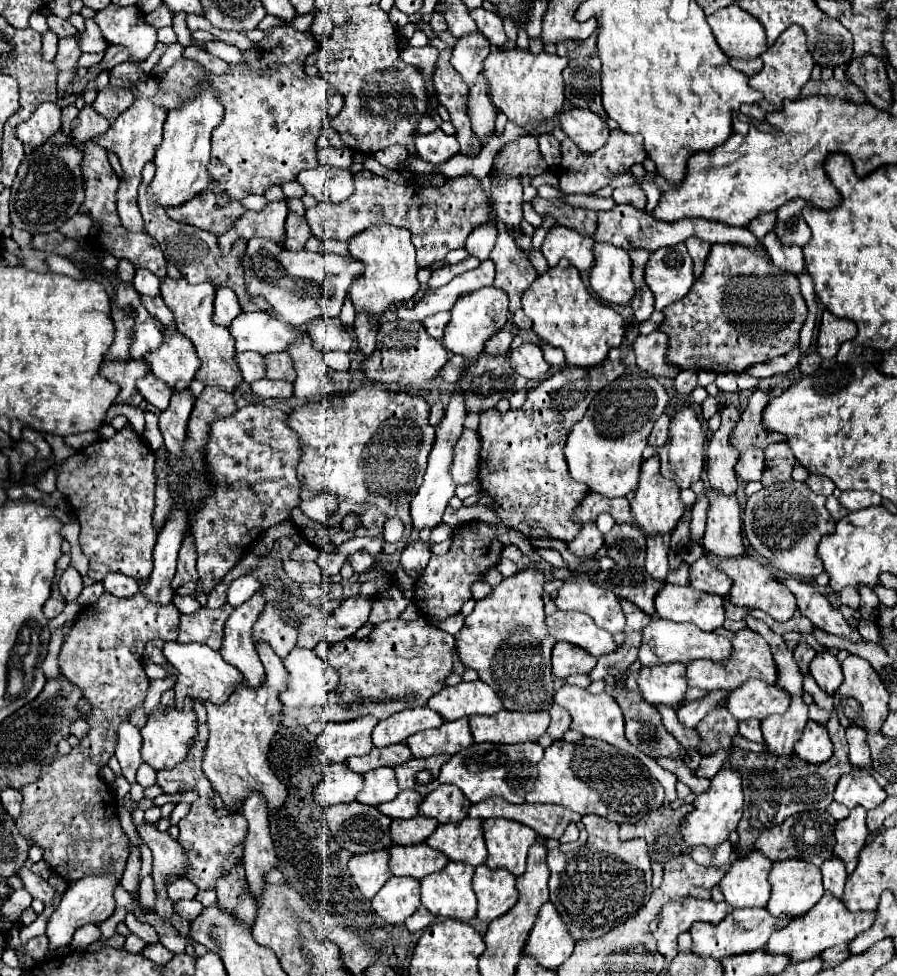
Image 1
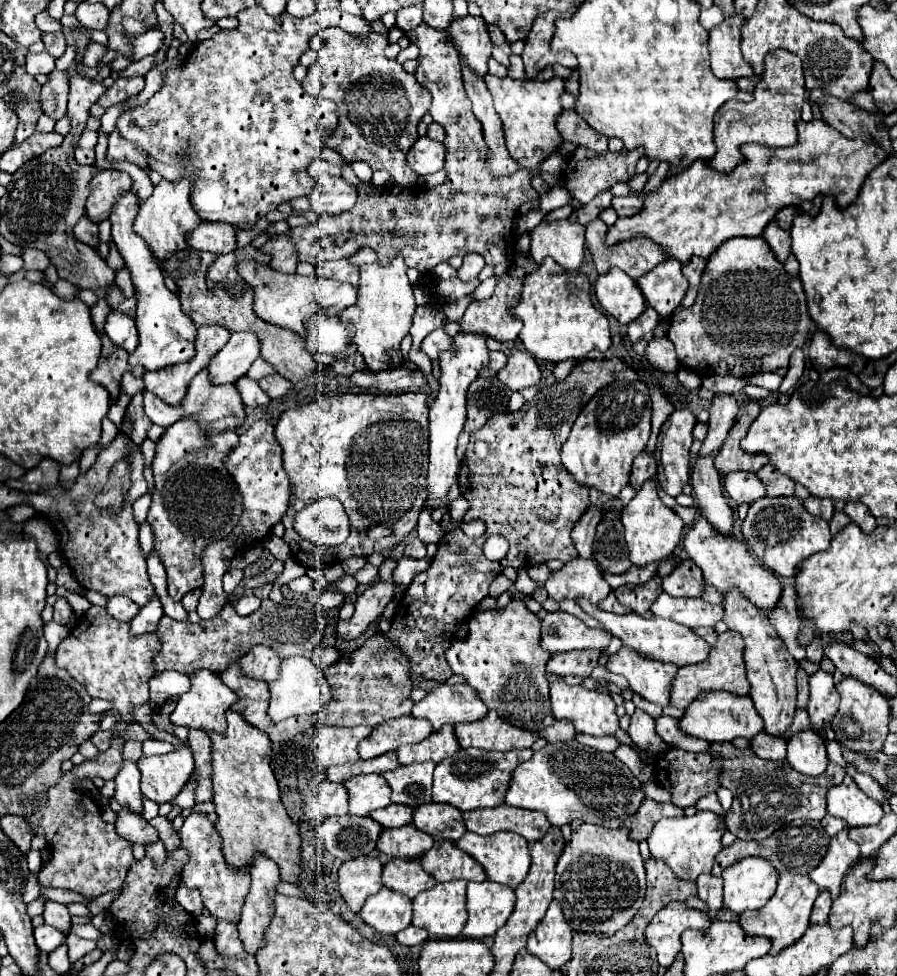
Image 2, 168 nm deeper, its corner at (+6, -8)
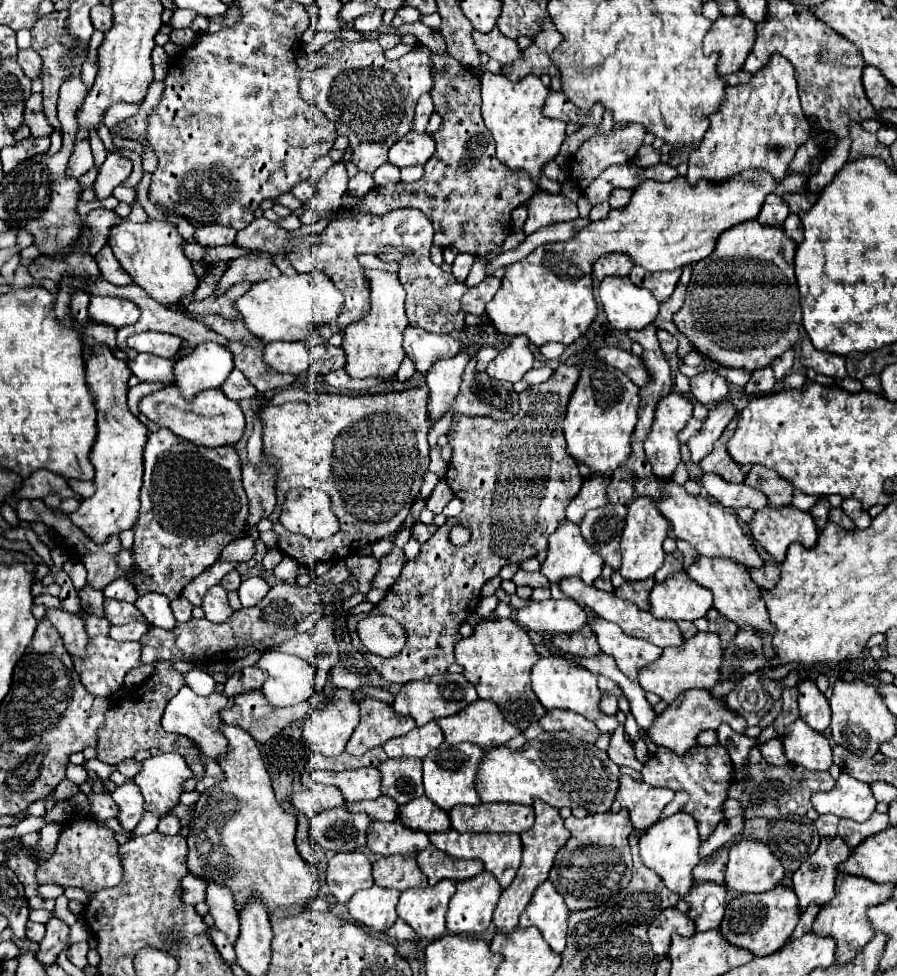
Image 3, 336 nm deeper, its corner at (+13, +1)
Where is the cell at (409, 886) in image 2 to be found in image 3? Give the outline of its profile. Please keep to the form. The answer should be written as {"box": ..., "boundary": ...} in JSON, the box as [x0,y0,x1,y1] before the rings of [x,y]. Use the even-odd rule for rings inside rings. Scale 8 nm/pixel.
{"box":[373,856,427,892],"boundary":[[[383,856],[373,862],[373,880],[381,888],[405,892],[409,888],[425,888],[427,876],[421,872],[415,858]]]}

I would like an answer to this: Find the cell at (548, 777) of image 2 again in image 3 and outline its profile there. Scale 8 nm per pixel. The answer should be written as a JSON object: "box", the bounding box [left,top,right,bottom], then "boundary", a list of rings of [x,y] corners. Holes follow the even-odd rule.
{"box":[477,732,619,814],"boundary":[[[543,732],[535,740],[529,740],[523,750],[511,752],[507,746],[487,750],[485,760],[481,760],[481,772],[477,772],[477,794],[481,802],[517,804],[531,804],[537,796],[555,808],[583,806],[595,814],[609,812],[617,794],[619,774],[619,766],[595,744],[581,742],[569,736],[569,732]]]}

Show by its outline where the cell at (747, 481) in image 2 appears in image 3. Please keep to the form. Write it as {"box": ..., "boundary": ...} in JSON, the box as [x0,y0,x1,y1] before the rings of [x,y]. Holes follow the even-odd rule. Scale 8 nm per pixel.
{"box":[701,474,767,510],"boundary":[[[703,474],[701,484],[709,496],[721,502],[725,508],[753,508],[761,510],[767,506],[767,498],[763,492],[747,486],[747,484],[729,484],[713,474]]]}

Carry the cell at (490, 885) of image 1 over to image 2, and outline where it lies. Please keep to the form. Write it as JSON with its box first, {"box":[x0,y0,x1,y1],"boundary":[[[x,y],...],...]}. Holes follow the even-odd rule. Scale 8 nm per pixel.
{"box":[462,879,514,939],"boundary":[[[486,879],[482,883],[468,883],[466,901],[468,921],[462,935],[470,939],[492,937],[514,909],[514,891]]]}

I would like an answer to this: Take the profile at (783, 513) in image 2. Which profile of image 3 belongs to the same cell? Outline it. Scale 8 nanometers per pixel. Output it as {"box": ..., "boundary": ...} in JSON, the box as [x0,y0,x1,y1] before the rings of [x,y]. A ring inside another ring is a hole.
{"box":[751,506,817,564],"boundary":[[[795,506],[781,508],[763,508],[757,510],[751,524],[751,536],[765,552],[781,564],[791,542],[799,542],[805,548],[813,548],[817,542],[817,526],[809,512],[803,512]]]}

